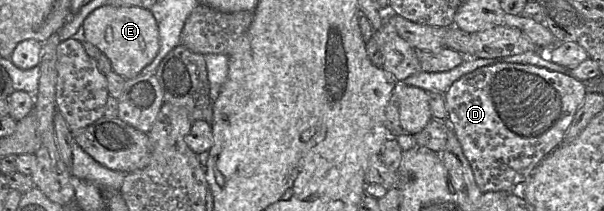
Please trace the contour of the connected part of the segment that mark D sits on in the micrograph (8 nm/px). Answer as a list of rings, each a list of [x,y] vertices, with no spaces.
[[[496,63],[480,67],[455,81],[444,94],[447,122],[470,163],[479,190],[482,193],[519,192],[538,164],[563,143],[564,135],[586,94],[585,83],[568,72],[556,72],[531,64]]]

